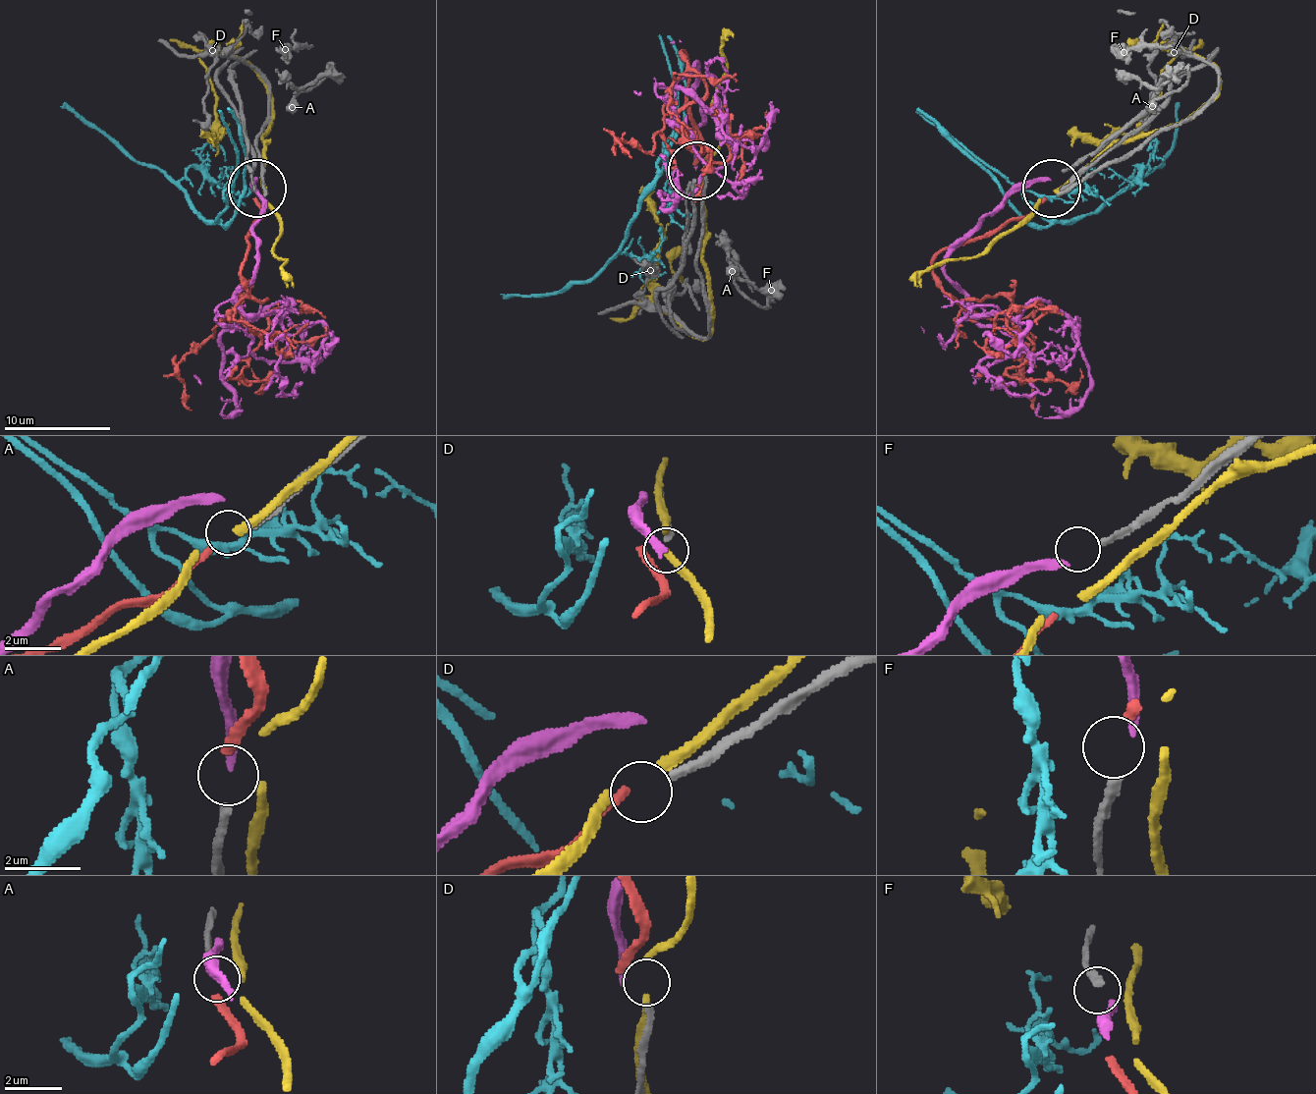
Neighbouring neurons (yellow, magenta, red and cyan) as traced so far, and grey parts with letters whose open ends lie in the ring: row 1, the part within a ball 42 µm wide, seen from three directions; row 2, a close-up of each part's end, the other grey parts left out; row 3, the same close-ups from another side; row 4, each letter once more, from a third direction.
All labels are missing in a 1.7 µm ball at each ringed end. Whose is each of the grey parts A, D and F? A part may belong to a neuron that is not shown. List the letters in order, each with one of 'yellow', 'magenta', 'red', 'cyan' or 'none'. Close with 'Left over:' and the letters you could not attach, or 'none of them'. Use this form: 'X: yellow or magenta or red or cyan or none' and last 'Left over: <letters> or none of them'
A: red
D: none
F: magenta
Left over: D

